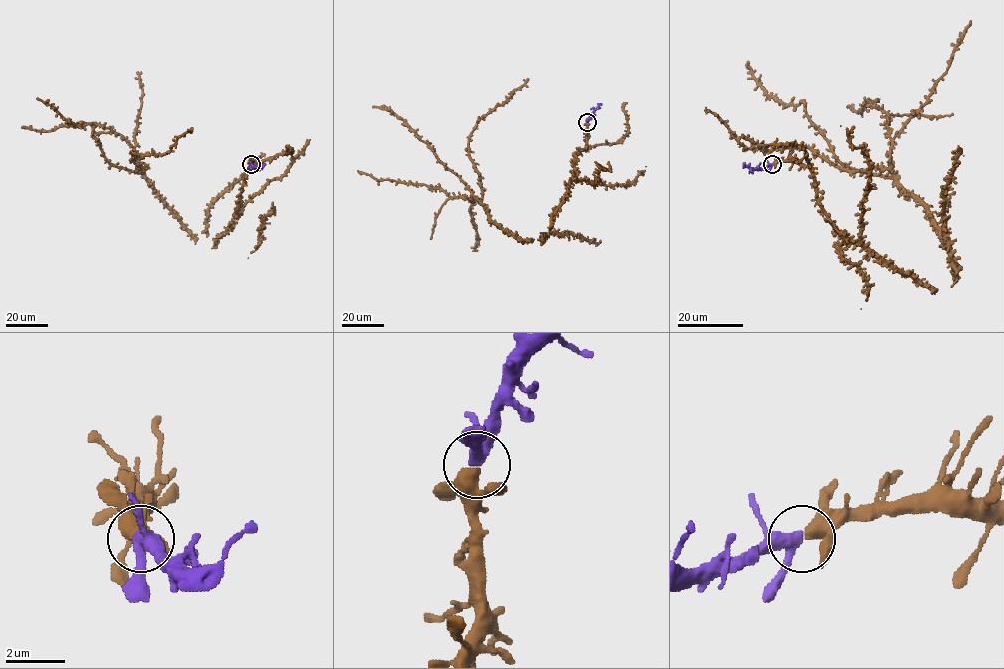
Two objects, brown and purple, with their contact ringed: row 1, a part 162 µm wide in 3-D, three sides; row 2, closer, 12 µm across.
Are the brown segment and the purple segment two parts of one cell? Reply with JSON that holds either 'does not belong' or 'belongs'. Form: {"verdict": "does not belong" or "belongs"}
{"verdict": "belongs"}

